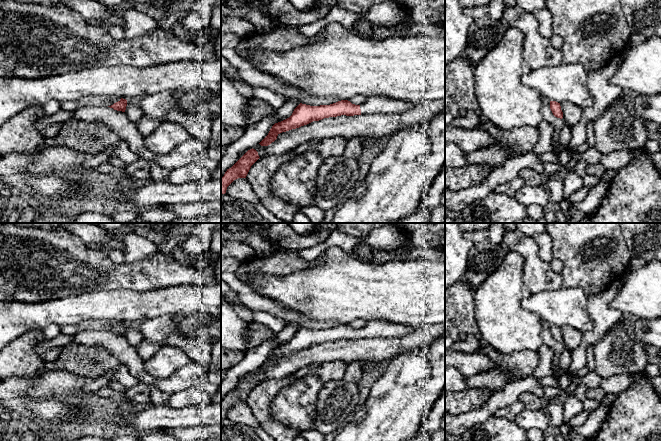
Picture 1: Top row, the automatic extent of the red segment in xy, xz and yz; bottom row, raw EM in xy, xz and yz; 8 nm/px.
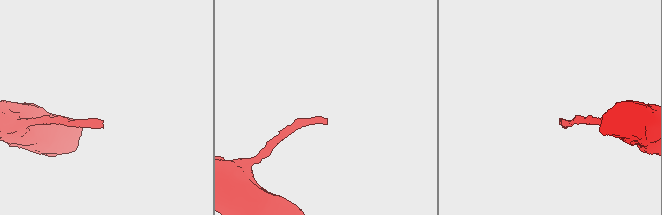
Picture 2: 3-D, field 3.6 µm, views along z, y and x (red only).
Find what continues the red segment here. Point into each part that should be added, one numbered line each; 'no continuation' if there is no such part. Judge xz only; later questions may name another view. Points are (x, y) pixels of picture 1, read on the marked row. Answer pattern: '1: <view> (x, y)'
1: xz (379, 104)

